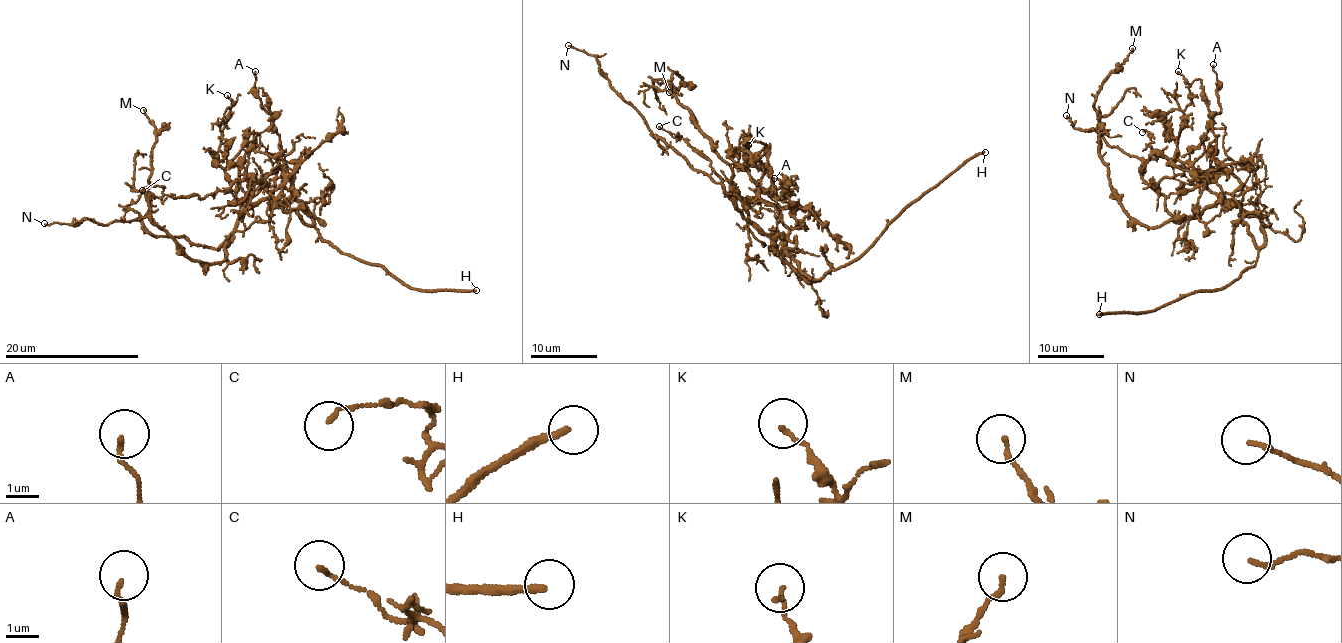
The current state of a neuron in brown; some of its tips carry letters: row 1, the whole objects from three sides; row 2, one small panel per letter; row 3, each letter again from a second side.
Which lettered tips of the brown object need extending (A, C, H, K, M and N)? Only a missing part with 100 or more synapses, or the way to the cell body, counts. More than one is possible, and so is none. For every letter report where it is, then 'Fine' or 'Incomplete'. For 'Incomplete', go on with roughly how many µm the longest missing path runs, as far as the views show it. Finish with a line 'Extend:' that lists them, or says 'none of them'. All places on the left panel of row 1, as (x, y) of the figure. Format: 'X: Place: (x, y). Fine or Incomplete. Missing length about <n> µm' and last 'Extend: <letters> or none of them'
A: Place: (255, 71). Fine
C: Place: (142, 190). Fine
H: Place: (476, 290). Incomplete. Missing length about 60 µm
K: Place: (227, 95). Fine
M: Place: (143, 110). Fine
N: Place: (44, 223). Fine
Extend: H

